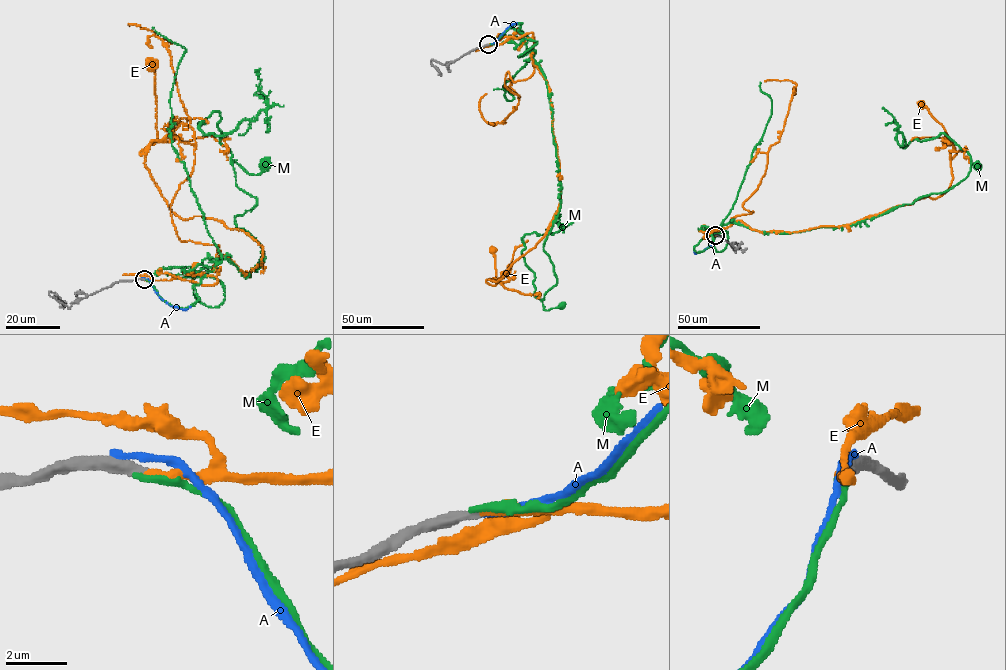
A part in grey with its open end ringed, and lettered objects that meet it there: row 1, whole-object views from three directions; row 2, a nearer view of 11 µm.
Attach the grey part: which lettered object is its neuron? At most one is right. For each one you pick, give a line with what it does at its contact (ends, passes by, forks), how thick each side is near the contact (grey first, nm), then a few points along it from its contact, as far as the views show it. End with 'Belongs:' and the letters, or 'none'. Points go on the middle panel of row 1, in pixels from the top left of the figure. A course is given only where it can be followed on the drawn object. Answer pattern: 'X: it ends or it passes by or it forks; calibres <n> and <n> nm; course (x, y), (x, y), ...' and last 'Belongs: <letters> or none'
E: it ends; calibres 320 and 260 nm; course (489, 44), (533, 33), (560, 195), (546, 234), (499, 280), (485, 280), (494, 285), (492, 250)
Belongs: E

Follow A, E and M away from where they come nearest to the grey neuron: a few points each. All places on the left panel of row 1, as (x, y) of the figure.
A: (142, 278), (146, 278), (171, 306), (182, 309), (190, 306)
E: (144, 279), (214, 284), (216, 259), (249, 275), (263, 250), (166, 202), (139, 153), (157, 136), (150, 64)
M: (143, 280), (183, 308), (214, 277), (222, 303), (193, 280), (265, 258), (231, 163), (264, 165)

